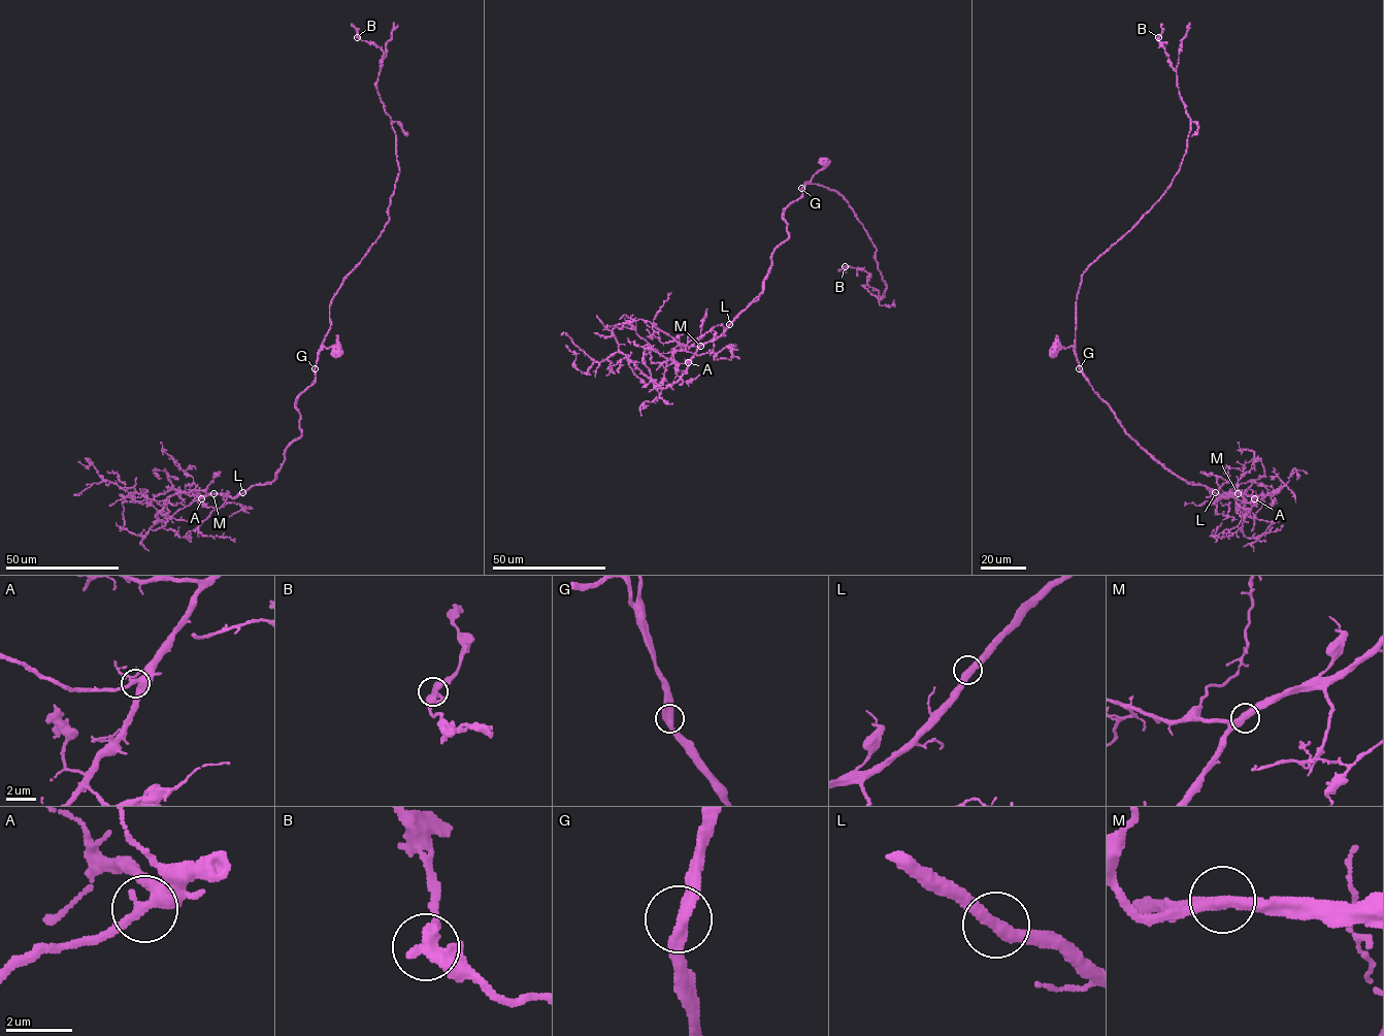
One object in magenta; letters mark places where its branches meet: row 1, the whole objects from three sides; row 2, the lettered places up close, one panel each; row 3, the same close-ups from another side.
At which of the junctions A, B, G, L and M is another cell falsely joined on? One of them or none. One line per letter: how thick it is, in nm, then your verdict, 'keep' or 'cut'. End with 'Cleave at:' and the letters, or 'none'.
A: 380 nm | keep
B: 400 nm | keep
G: 400 nm | keep
L: 400 nm | keep
M: 400 nm | keep
Cleave at: none

